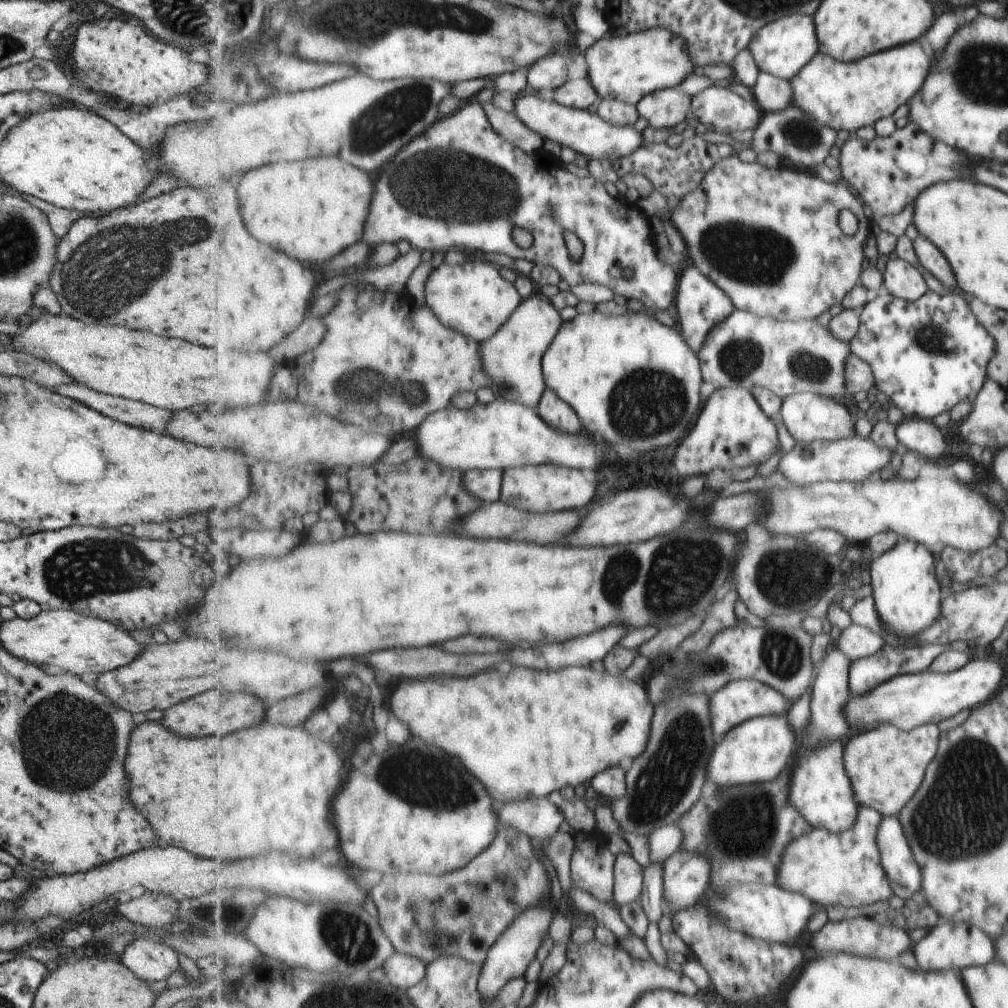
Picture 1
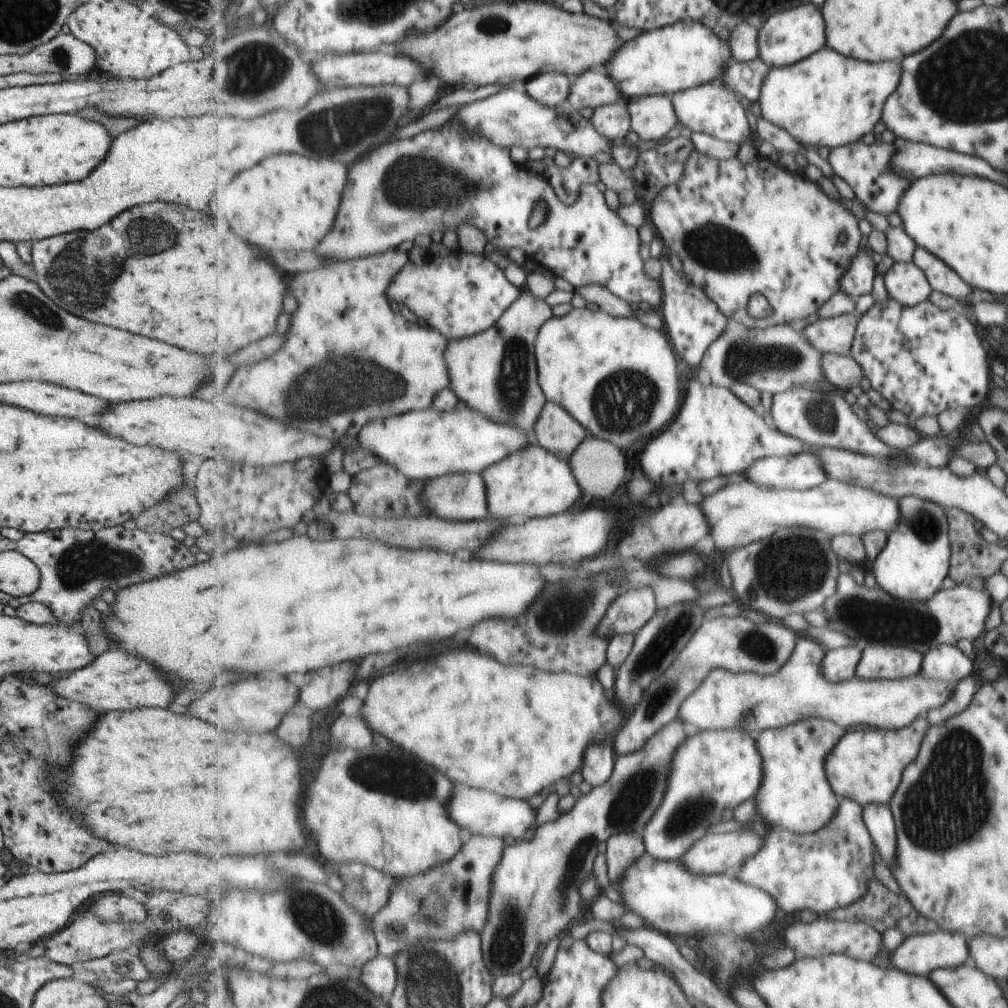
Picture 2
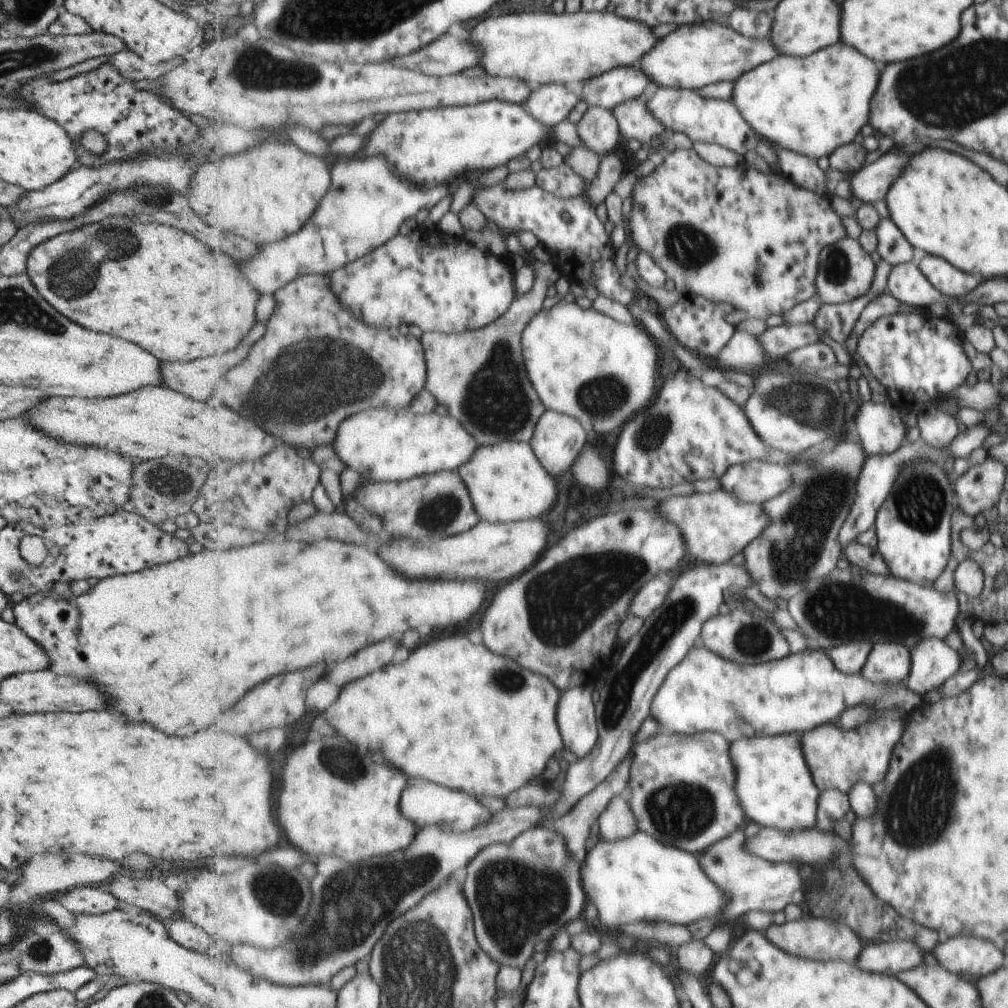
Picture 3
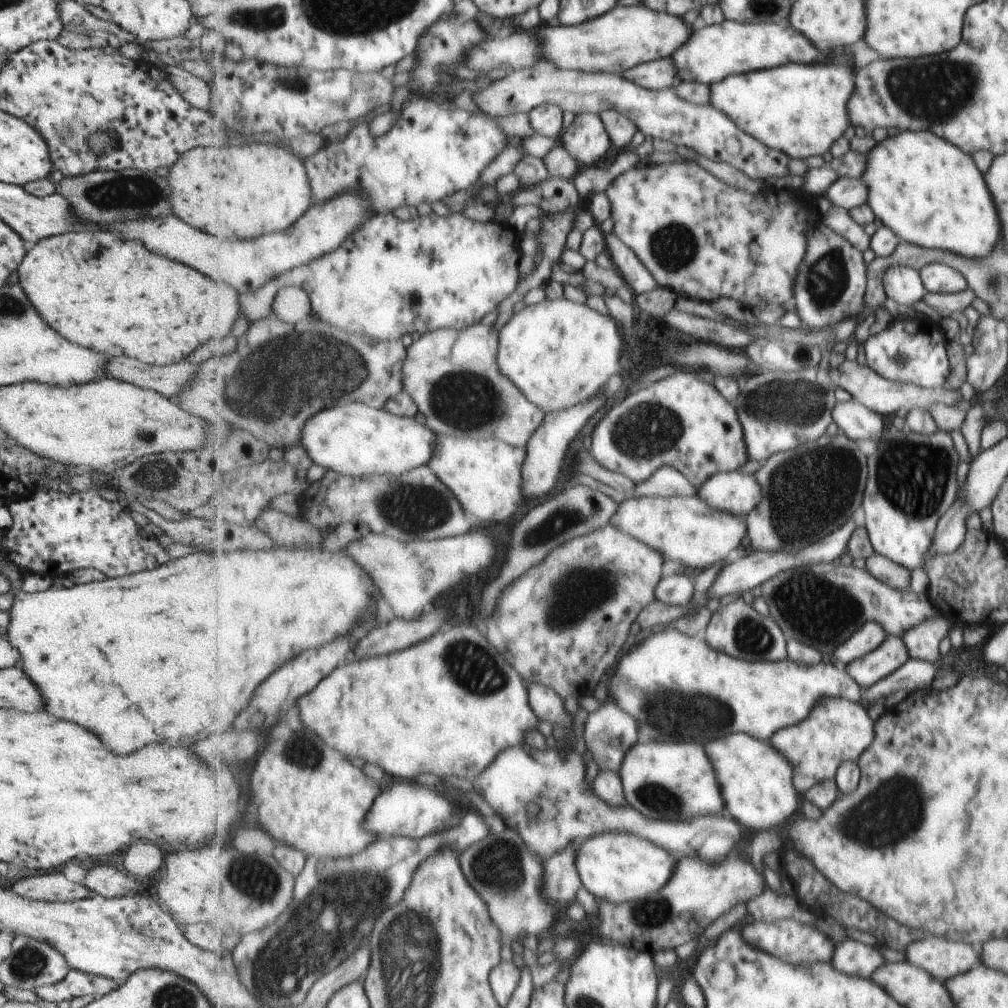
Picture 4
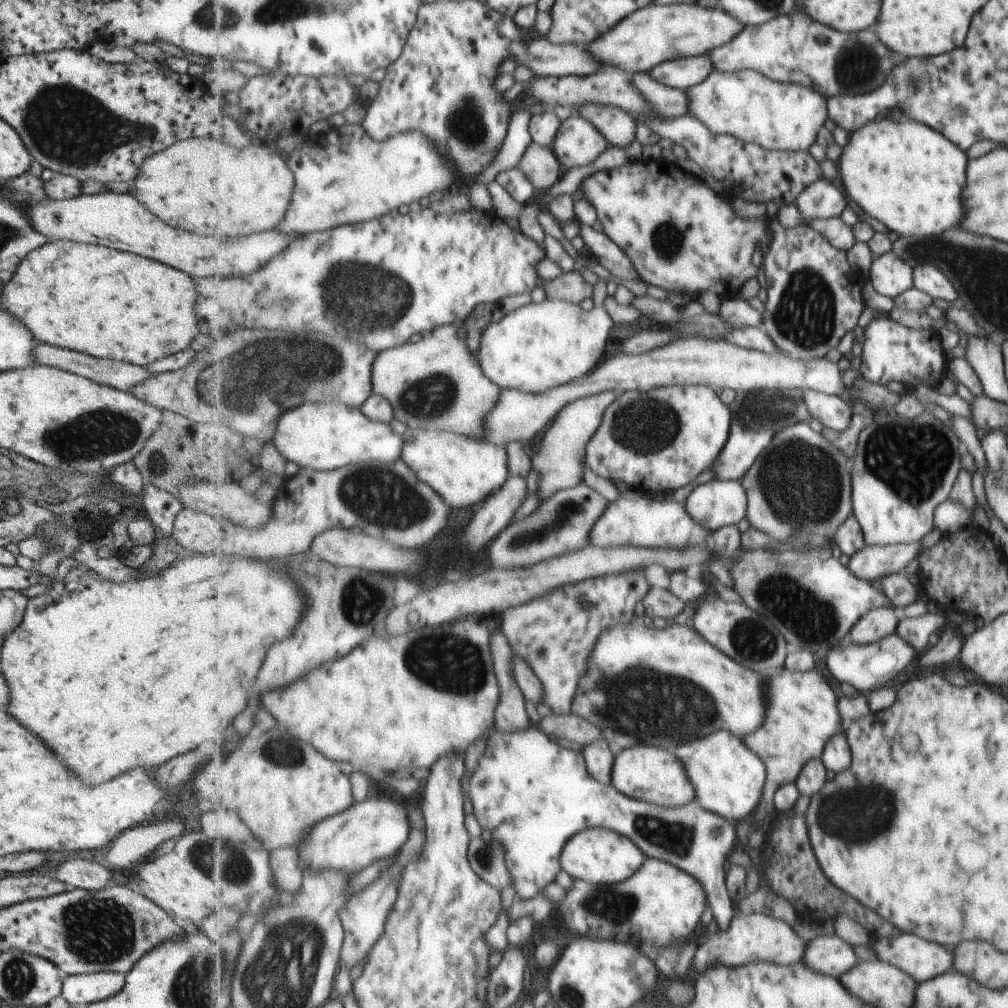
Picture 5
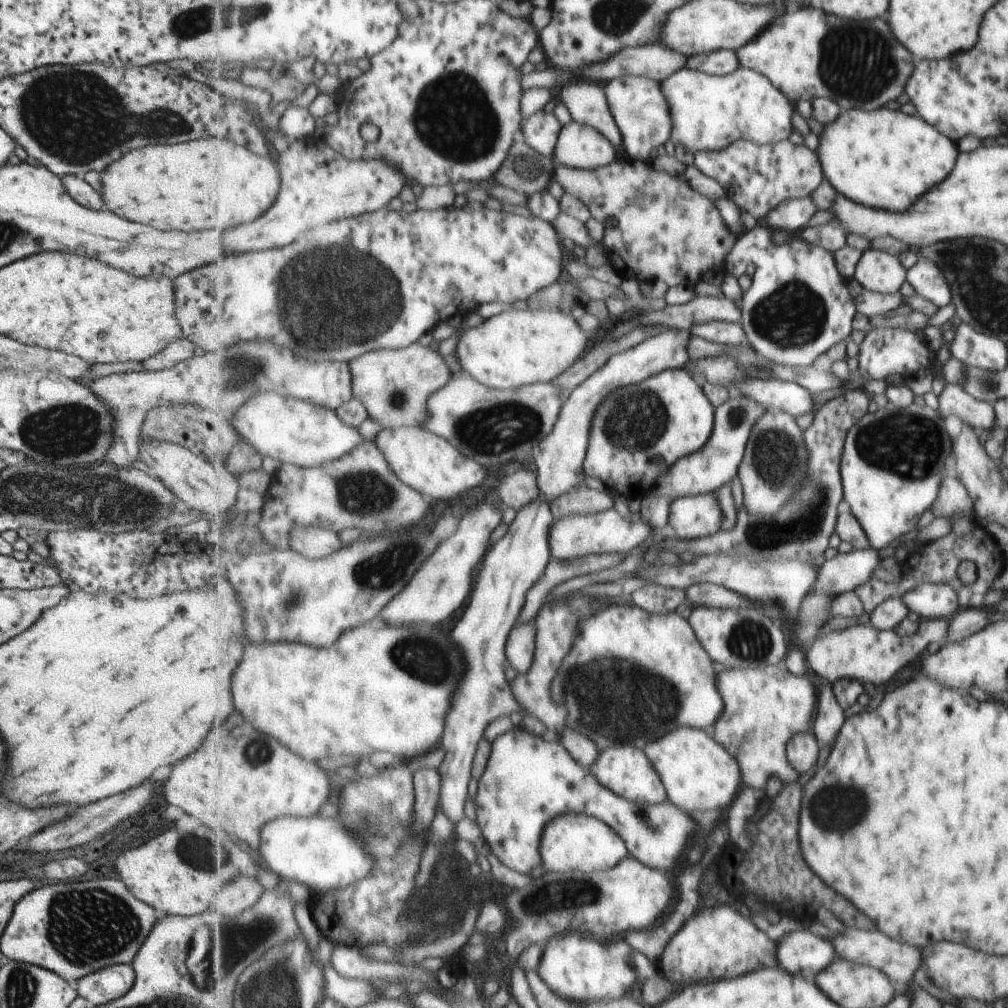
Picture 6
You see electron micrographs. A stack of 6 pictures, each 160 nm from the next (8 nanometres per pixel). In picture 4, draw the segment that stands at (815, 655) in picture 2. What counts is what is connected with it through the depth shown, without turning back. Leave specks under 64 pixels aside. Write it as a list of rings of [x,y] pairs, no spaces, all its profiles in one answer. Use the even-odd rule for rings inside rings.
[[[669,627],[651,633],[637,646],[626,650],[611,674],[607,693],[621,710],[637,720],[640,730],[637,743],[660,740],[706,744],[735,733],[750,734],[756,739],[769,741],[778,730],[811,717],[816,706],[823,705],[831,697],[863,703],[865,690],[833,659],[815,666],[799,664],[789,658],[784,661],[743,660],[717,650],[707,640]]]

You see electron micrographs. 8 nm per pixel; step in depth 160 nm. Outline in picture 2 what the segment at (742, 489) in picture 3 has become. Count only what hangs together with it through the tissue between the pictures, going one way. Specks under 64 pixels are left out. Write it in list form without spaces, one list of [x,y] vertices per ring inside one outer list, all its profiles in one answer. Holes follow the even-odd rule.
[[[807,449],[796,457],[763,457],[744,472],[746,480],[762,487],[806,491],[829,480],[820,459]]]

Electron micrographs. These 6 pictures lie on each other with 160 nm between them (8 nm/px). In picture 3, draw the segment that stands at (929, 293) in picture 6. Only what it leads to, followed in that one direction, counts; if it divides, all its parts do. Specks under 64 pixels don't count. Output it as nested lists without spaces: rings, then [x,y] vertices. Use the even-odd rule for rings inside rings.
[[[930,254],[923,256],[918,266],[928,281],[946,297],[962,297],[983,280],[979,273],[971,275],[963,272]]]

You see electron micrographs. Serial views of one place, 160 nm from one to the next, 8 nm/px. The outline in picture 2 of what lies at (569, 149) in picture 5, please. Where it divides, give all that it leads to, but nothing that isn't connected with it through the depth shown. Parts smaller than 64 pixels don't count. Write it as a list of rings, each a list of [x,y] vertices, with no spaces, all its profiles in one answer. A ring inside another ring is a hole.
[[[628,99],[605,105],[593,111],[590,121],[608,139],[622,141],[632,131],[632,118],[628,111]]]

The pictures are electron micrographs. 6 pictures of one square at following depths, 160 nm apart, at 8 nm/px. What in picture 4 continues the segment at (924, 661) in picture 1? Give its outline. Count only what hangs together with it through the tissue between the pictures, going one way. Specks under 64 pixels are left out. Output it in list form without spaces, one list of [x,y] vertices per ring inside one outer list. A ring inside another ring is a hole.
[[[887,635],[877,650],[853,660],[845,669],[864,690],[871,688],[907,661],[908,652],[903,643],[897,635]]]

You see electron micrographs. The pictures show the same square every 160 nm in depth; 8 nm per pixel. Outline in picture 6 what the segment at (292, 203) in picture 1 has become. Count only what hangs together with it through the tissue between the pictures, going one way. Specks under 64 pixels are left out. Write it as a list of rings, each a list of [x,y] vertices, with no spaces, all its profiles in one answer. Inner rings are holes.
[[[215,136],[182,143],[140,146],[97,173],[100,176],[99,196],[106,210],[137,224],[149,224],[157,230],[225,230],[251,222],[272,208],[283,180],[271,158],[257,156],[237,144],[237,139]]]

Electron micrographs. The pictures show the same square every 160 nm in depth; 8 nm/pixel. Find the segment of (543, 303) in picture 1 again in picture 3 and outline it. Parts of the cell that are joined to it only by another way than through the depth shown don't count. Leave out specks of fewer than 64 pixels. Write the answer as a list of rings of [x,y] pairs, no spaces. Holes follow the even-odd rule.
[[[539,249],[524,250],[524,259],[534,267],[535,282],[525,296],[517,297],[503,317],[474,331],[461,333],[427,332],[423,344],[428,366],[427,385],[438,399],[439,408],[455,417],[481,445],[503,441],[529,443],[537,423],[547,410],[534,384],[529,380],[524,358],[523,334],[528,324],[543,312],[543,300],[549,286],[563,272]]]

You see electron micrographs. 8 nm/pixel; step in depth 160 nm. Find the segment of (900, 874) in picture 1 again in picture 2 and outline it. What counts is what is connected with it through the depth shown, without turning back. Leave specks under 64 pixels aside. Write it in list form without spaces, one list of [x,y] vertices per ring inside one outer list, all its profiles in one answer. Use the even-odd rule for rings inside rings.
[[[876,802],[864,806],[865,824],[868,826],[877,854],[889,866],[895,856],[895,829],[887,804]]]

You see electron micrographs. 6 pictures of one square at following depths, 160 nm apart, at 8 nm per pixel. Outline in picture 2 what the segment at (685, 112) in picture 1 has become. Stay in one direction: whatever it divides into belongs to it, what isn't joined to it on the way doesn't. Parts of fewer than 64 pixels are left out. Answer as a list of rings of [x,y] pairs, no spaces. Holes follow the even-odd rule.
[[[649,95],[627,102],[632,118],[632,130],[645,142],[662,141],[680,120],[672,95]]]

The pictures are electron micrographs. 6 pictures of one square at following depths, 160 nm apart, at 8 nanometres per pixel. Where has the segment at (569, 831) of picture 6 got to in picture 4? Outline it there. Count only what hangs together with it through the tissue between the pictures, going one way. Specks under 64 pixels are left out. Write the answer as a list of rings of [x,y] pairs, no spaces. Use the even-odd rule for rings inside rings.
[[[618,831],[605,832],[594,835],[577,848],[577,870],[583,887],[596,900],[623,906],[660,892],[673,876],[678,858],[649,839]]]

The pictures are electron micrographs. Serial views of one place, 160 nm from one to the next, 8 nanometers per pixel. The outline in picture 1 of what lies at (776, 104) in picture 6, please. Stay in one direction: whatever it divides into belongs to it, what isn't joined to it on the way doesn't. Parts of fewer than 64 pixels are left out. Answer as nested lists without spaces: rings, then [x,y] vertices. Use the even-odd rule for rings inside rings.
[[[917,41],[909,42],[899,48],[876,52],[853,62],[843,62],[831,55],[819,52],[797,76],[790,78],[789,82],[793,89],[792,104],[837,132],[847,130],[851,135],[859,128],[875,126],[879,118],[891,116],[898,106],[911,100],[923,86],[923,82],[929,74],[929,68],[931,68],[929,56],[921,54],[921,46],[917,44]]]

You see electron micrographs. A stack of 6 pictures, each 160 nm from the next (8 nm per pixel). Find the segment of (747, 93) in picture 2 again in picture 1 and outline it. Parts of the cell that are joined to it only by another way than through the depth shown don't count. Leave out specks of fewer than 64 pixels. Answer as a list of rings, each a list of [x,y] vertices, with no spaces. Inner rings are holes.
[[[760,70],[756,85],[748,94],[766,113],[782,111],[793,106],[791,83],[767,71]]]

